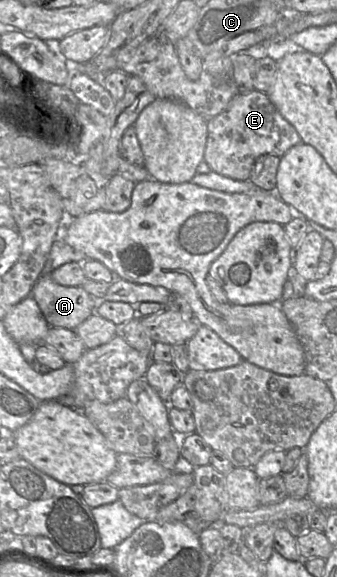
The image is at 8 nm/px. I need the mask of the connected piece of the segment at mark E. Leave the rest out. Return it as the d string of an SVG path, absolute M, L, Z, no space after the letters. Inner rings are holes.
M257 90L236 95L224 111L207 121L207 127L204 161L212 171L239 181L250 179L253 165L259 156L271 154L282 157L290 148L302 142L295 127L282 116L268 95Z

